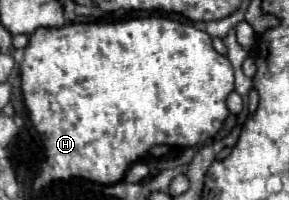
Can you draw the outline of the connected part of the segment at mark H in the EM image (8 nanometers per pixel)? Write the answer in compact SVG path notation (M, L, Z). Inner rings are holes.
M164 16L38 28L24 50L20 78L28 116L44 136L44 160L38 176L46 182L80 176L100 184L116 184L130 164L148 156L154 146L190 148L204 144L228 118L226 98L234 92L232 64L214 50L212 38L190 24Z

